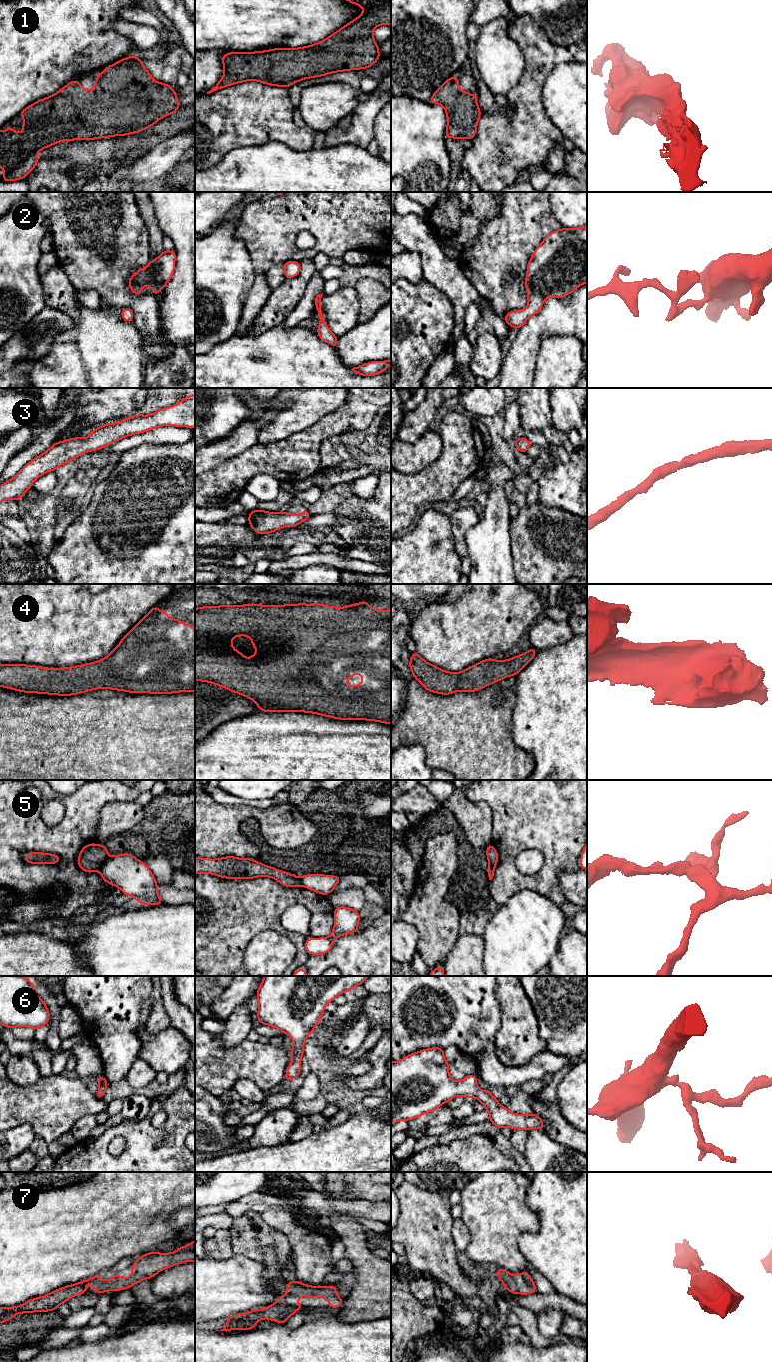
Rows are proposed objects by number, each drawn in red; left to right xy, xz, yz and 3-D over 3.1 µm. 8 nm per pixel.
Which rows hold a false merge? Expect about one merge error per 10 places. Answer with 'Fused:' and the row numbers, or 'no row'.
Fused: 5

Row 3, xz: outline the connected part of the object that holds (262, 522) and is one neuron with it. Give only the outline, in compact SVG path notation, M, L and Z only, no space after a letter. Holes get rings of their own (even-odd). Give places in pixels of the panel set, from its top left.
M307 508L301 514L289 514L285 511L272 513L264 510L253 510L247 515L248 525L259 535L269 534L282 529L284 526L297 527L298 524L311 517Z

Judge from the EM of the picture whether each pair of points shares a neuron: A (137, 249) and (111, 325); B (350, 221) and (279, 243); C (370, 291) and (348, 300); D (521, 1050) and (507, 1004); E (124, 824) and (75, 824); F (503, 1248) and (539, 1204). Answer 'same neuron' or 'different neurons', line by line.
A: different neurons
B: same neuron
C: different neurons
D: same neuron
E: different neurons
F: different neurons

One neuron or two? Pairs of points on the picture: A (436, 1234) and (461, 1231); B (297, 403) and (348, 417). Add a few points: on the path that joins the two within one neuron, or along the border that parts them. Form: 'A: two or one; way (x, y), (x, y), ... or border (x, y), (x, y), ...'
A: two; border (452, 1220), (451, 1240), (457, 1252)
B: two; border (347, 398), (336, 410), (326, 414), (311, 425)

